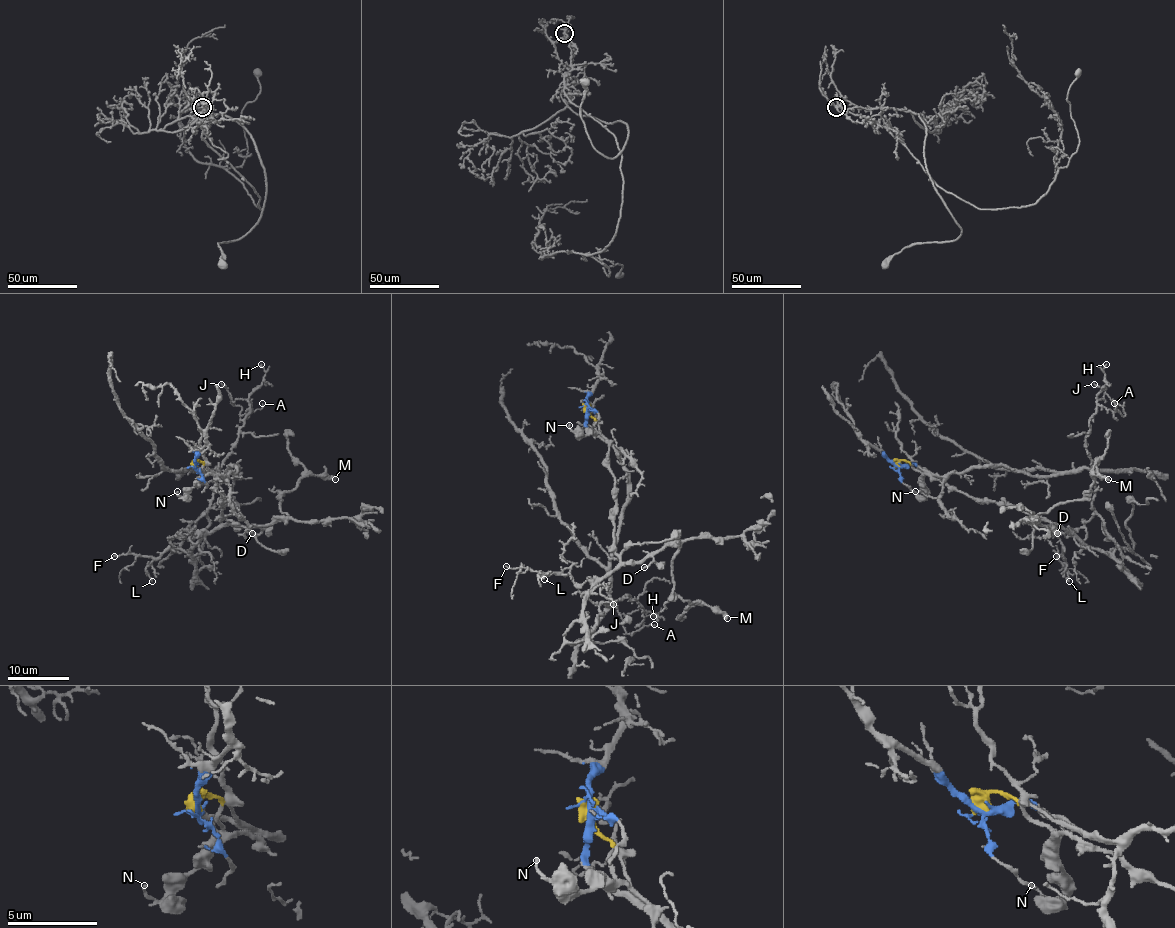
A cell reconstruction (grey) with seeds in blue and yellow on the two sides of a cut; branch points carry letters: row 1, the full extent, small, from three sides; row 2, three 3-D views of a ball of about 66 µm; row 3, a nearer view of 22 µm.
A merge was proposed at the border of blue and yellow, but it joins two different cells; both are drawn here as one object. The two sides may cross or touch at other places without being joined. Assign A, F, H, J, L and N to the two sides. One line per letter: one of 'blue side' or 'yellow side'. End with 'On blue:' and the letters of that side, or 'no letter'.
A: blue side
F: blue side
H: blue side
J: blue side
L: blue side
N: yellow side
On blue: A, F, H, J, L

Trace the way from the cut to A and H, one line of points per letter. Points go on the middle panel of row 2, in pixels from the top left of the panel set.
A: (587, 407), (587, 426), (628, 476), (610, 600), (629, 595), (642, 623), (654, 624)
H: (587, 407), (587, 426), (613, 447), (628, 476), (628, 504), (610, 558), (610, 600), (629, 595), (652, 616)

